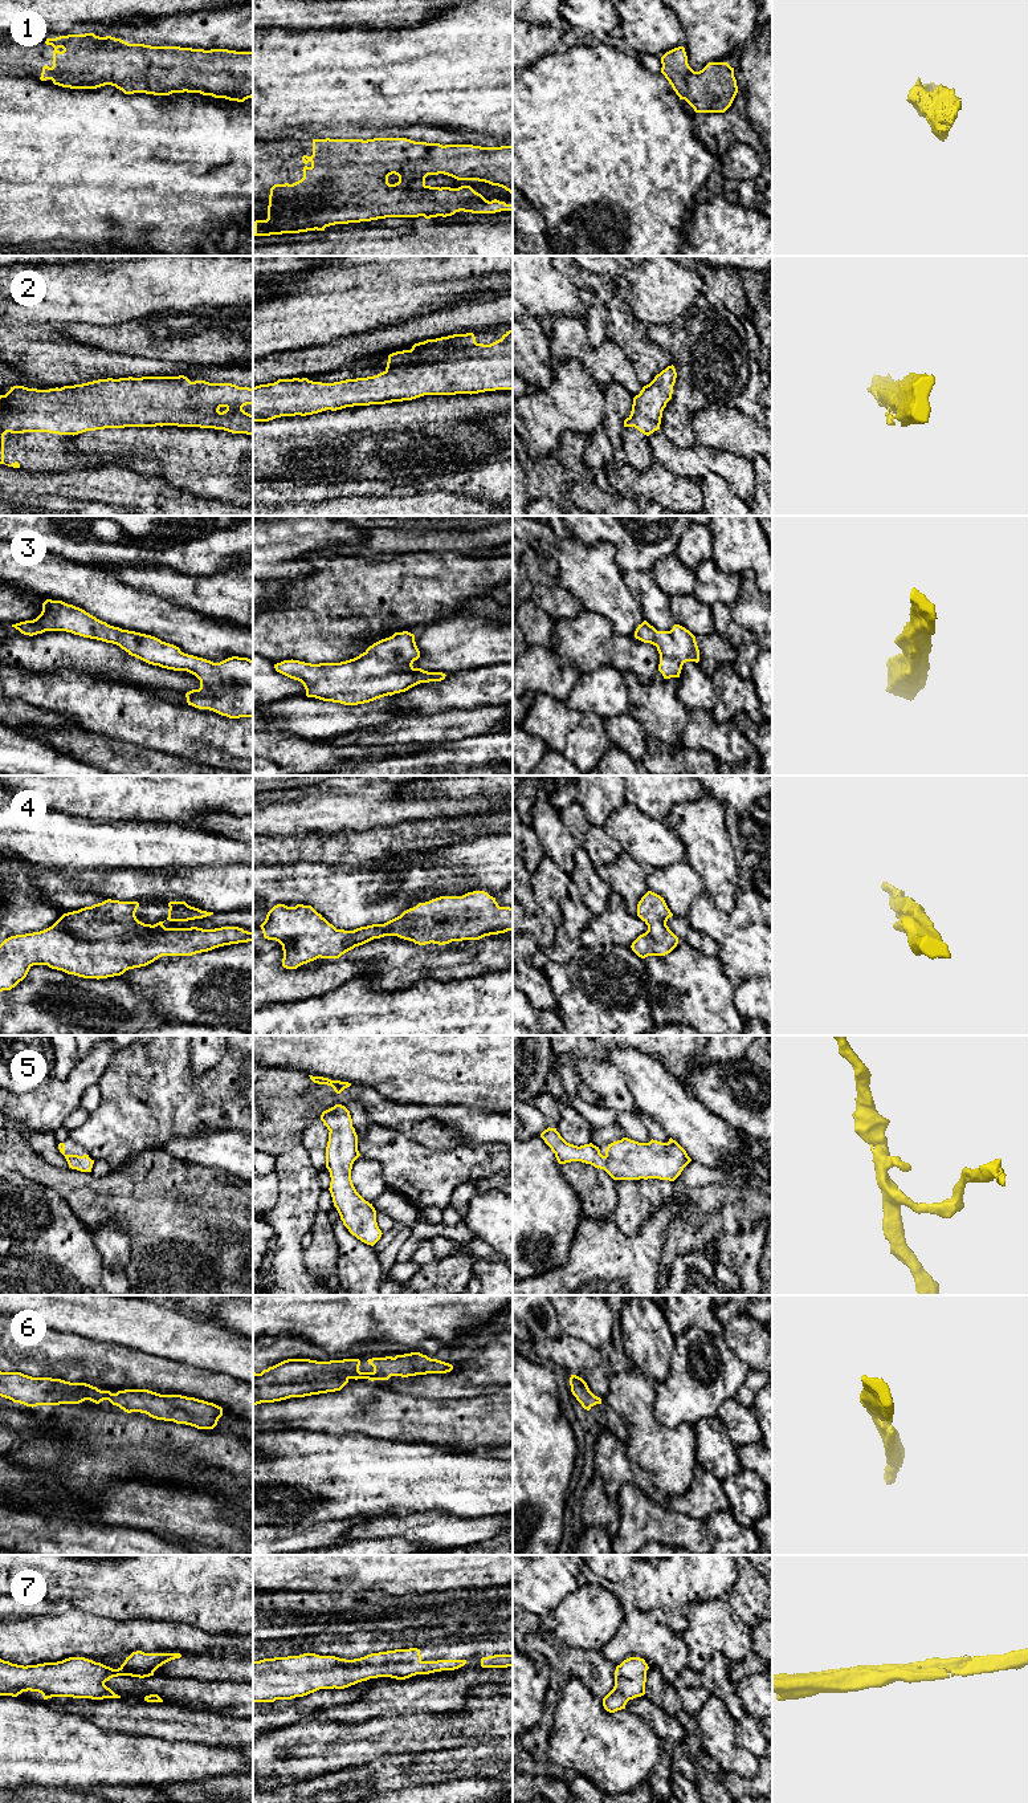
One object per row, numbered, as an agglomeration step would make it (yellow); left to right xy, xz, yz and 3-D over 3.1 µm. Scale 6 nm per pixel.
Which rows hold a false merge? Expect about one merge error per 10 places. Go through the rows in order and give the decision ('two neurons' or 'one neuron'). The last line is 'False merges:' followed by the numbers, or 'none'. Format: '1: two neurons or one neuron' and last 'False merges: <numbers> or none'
1: one neuron
2: one neuron
3: one neuron
4: one neuron
5: one neuron
6: one neuron
7: one neuron
False merges: none

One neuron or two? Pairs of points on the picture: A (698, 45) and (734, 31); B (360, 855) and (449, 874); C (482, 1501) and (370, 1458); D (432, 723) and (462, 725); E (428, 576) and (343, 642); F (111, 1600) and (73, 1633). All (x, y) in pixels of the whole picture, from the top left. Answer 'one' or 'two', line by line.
A: one
B: two
C: one
D: one
E: one
F: two

